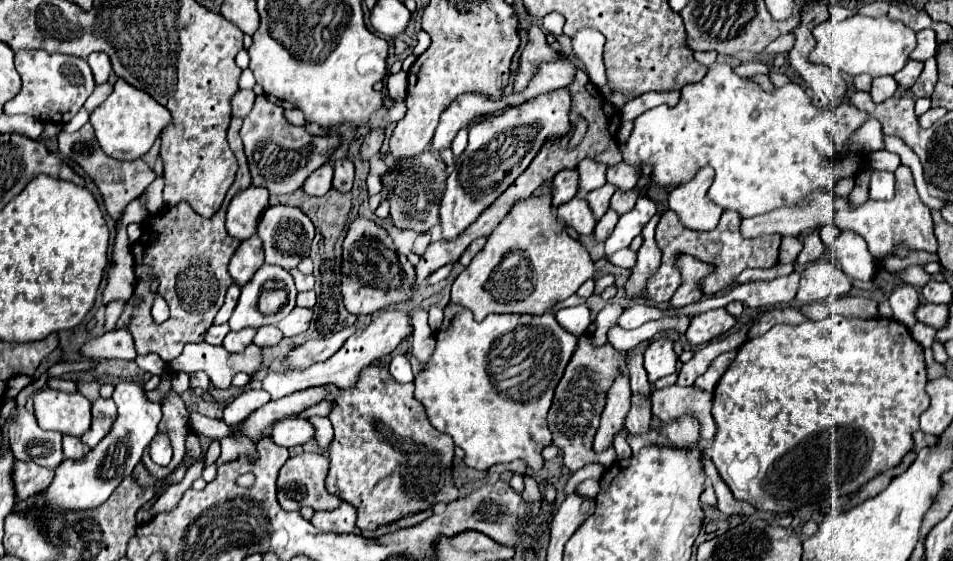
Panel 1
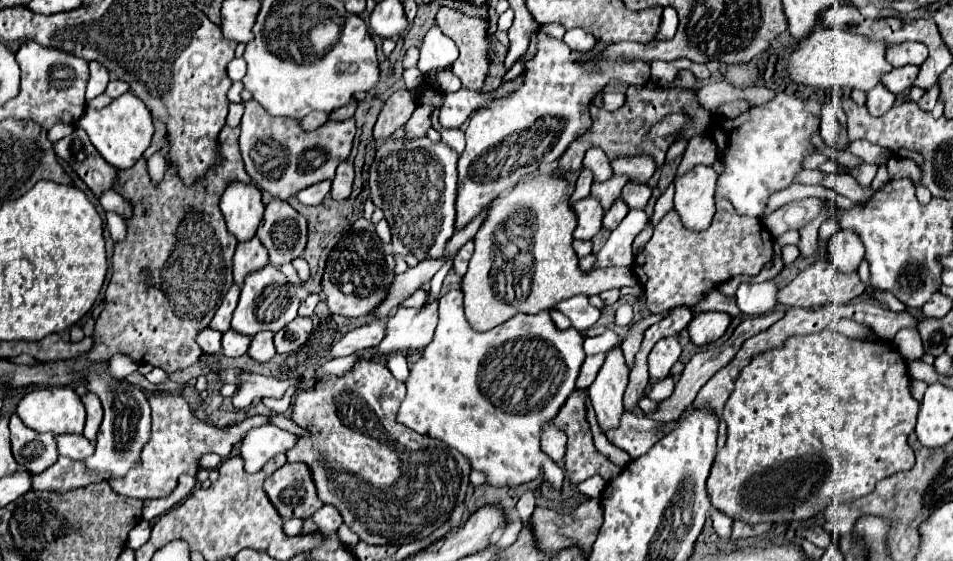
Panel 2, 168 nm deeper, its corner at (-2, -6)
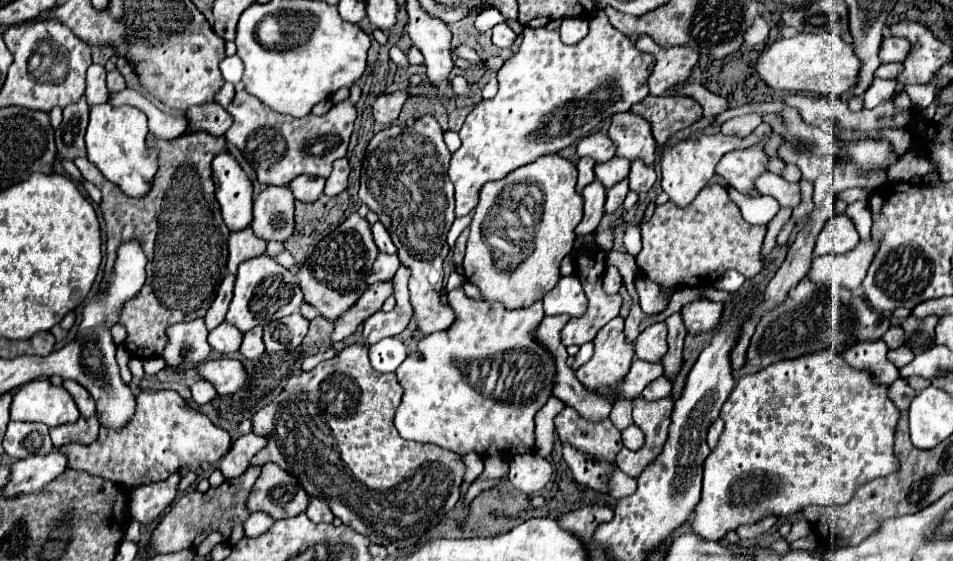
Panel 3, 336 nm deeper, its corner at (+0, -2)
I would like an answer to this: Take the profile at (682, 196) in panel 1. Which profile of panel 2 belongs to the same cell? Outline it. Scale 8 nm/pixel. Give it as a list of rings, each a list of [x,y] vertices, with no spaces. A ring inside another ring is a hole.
[[[695,166],[675,180],[675,210],[685,228],[695,232],[709,228],[715,216],[715,184],[717,172],[709,166]]]

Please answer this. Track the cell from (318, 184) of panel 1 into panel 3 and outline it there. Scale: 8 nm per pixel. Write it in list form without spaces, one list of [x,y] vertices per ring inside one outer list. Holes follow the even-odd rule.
[[[297,176],[289,188],[293,190],[293,196],[301,202],[315,202],[319,194],[325,188],[325,178],[315,178],[315,176]]]

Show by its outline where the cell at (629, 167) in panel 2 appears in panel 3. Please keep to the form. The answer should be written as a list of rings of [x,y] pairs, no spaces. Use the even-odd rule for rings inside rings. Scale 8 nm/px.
[[[619,112],[613,116],[609,126],[609,138],[617,146],[617,156],[627,160],[641,158],[647,166],[655,162],[655,138],[651,134],[651,124],[633,112]]]

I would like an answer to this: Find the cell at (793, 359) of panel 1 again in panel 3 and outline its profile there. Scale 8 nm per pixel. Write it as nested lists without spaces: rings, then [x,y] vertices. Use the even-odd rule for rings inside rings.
[[[827,350],[807,354],[807,358],[783,360],[757,374],[737,378],[733,392],[723,404],[721,418],[725,430],[717,442],[717,450],[703,464],[701,500],[695,506],[691,522],[693,534],[701,540],[719,542],[727,532],[743,524],[755,524],[769,514],[789,516],[809,504],[845,504],[855,494],[855,488],[893,474],[899,468],[893,454],[899,410],[887,398],[887,386],[875,386],[869,372],[855,372],[843,358]]]

